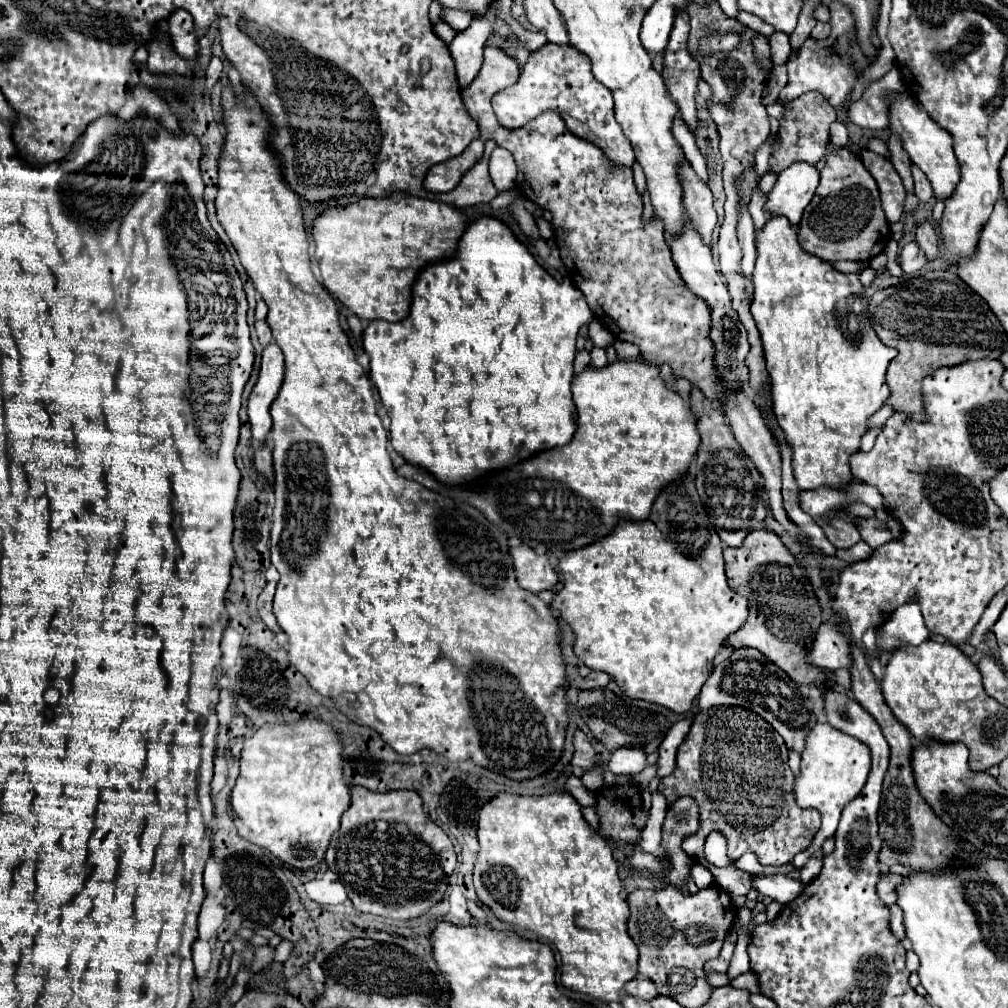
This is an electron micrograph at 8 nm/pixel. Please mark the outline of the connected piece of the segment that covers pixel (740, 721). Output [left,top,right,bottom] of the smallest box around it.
[658,706,820,896]

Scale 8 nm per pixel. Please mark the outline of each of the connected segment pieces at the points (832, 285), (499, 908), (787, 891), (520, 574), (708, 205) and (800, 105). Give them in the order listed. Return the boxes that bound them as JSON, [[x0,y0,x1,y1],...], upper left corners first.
[[750,216,896,490],[474,792,638,1002],[754,874,806,904],[510,546,558,592],[686,162,718,244],[770,92,836,174]]

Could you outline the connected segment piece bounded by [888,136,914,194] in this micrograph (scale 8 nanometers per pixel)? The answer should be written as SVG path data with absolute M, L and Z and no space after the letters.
M890 136L888 152L890 152L890 162L894 164L896 172L900 174L906 192L914 194L914 184L912 184L912 174L910 174L910 156L906 156L906 150L902 148L902 144L898 142L896 136Z

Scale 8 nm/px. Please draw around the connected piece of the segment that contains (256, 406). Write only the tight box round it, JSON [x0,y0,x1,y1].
[248,344,284,444]

